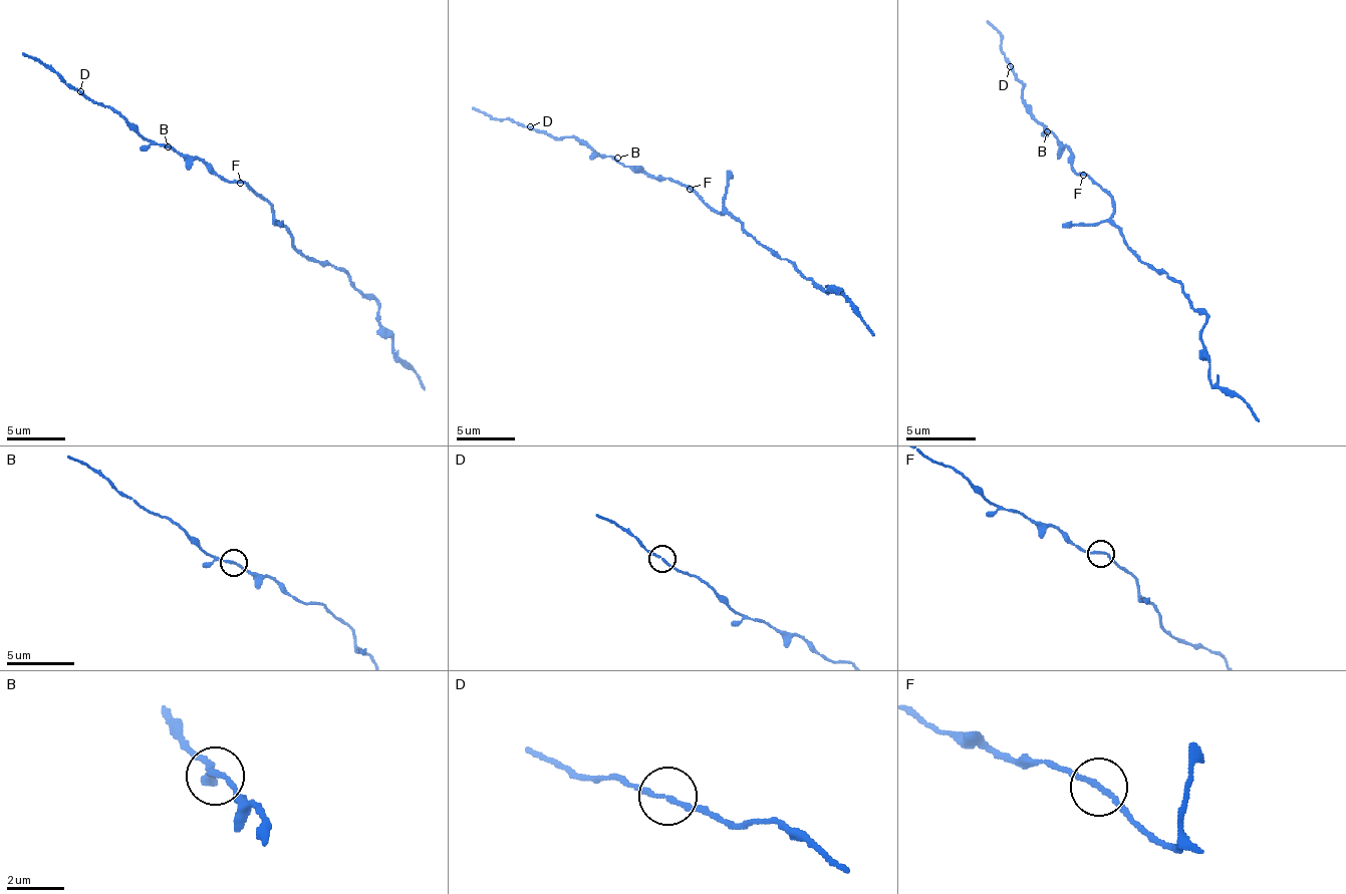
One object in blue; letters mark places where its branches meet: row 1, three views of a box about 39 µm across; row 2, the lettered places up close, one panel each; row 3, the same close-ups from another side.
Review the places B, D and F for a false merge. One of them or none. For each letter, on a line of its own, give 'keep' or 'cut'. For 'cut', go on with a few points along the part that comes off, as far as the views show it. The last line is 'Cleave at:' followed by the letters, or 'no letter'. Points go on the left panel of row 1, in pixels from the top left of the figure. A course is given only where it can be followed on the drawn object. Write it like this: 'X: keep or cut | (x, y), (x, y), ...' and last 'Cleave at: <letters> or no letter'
B: keep
D: keep
F: keep
Cleave at: no letter

